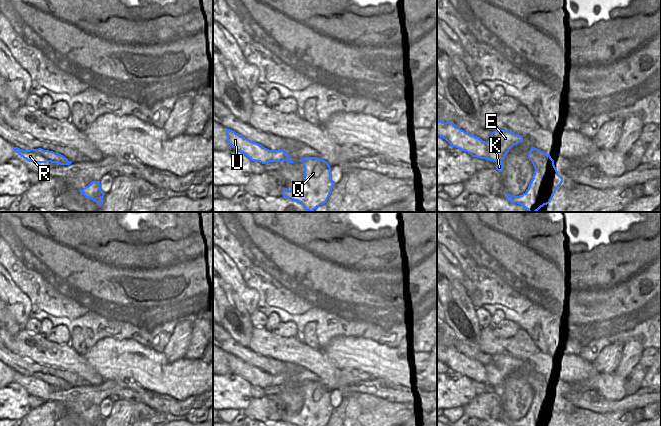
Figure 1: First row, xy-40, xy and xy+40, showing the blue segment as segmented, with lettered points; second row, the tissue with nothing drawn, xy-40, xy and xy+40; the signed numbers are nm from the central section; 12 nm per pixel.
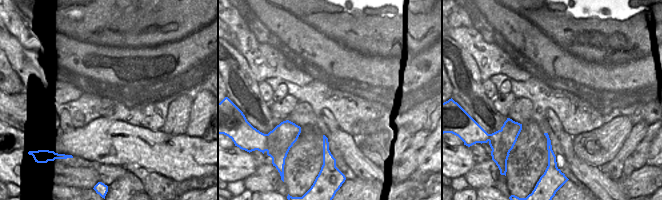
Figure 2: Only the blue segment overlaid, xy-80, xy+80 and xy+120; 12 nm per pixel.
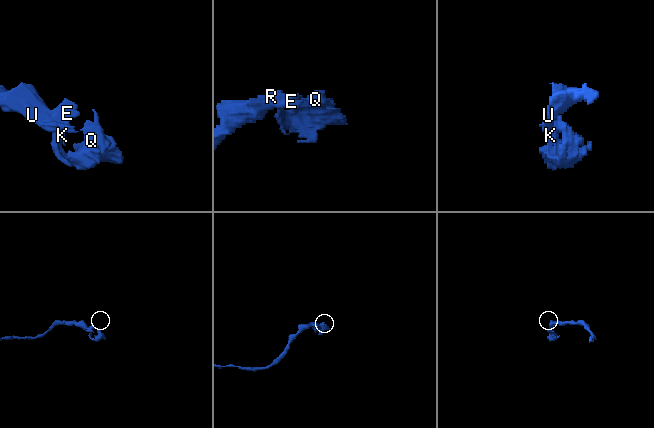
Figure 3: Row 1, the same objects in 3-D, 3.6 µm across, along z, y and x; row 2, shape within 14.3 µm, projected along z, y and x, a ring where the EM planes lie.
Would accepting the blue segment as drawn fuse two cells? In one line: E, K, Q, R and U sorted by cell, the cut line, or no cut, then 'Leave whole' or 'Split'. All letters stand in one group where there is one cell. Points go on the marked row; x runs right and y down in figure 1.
Groups: E K Q / R U. Split along xy+40 (485, 142), (487, 158). Split.

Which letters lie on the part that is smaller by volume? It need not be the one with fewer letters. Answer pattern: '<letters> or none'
E, K, Q.

